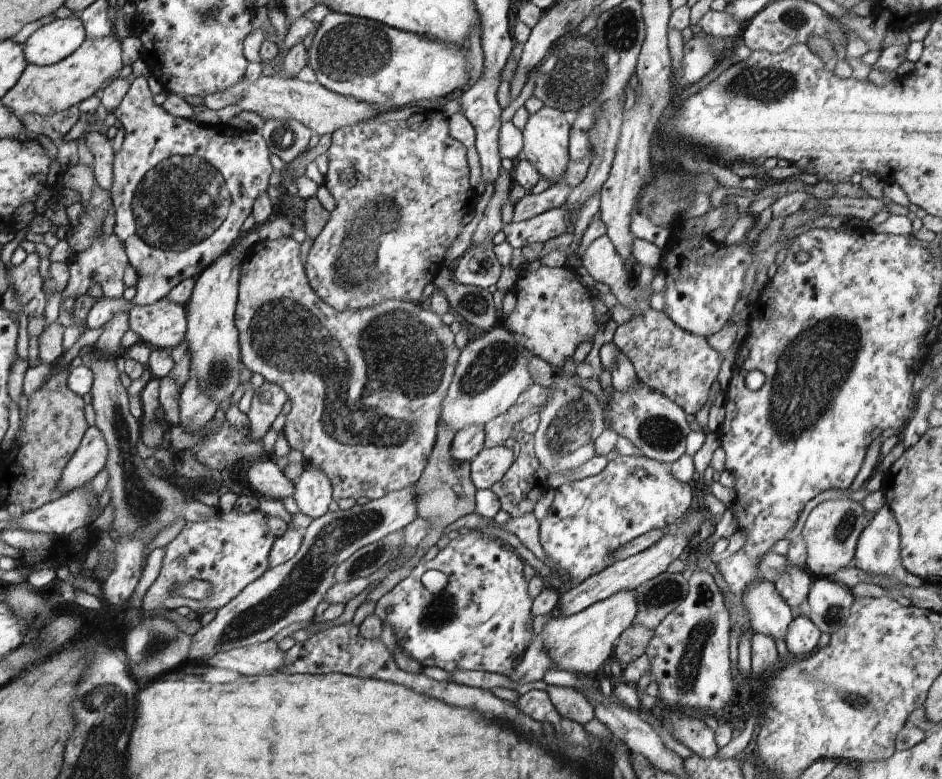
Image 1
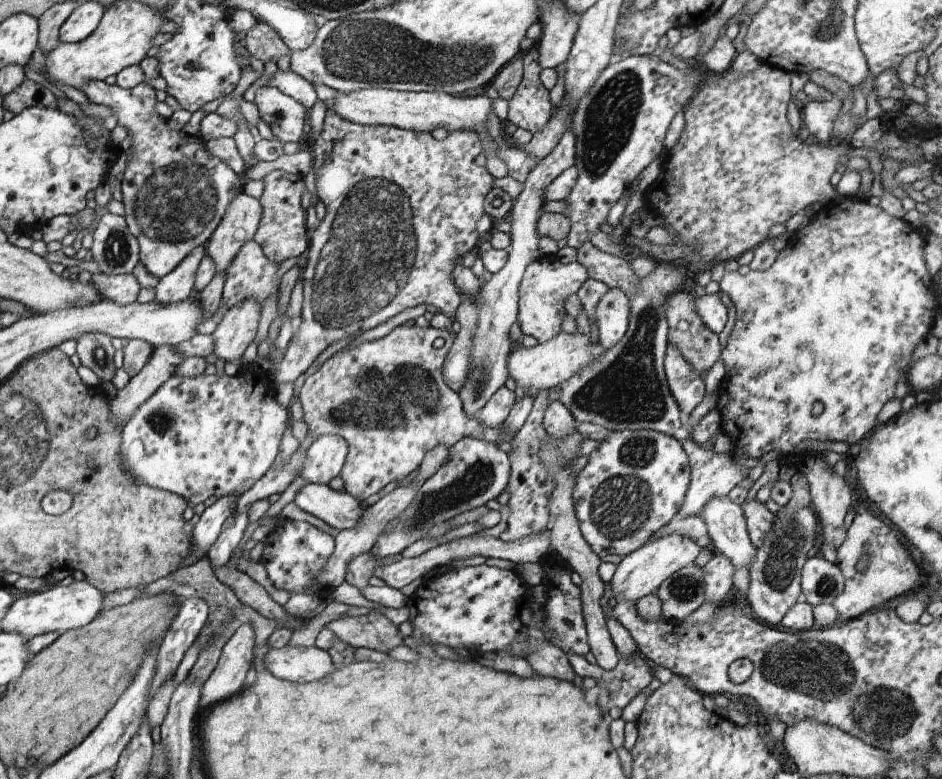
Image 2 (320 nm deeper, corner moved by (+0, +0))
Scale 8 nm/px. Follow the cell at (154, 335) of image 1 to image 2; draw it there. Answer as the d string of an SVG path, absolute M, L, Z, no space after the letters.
M206 244L194 247L190 255L170 274L163 276L155 287L155 300L177 303L195 294L195 280L201 260L207 255Z

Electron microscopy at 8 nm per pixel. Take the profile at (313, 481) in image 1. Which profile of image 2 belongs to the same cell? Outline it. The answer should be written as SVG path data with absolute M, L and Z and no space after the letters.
M324 433L307 450L301 476L307 483L327 485L338 476L345 463L349 444L343 436Z

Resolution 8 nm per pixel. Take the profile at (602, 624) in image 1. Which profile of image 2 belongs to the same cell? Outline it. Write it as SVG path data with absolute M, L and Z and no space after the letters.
M671 533L646 543L627 554L619 564L611 568L609 579L614 594L612 604L620 601L632 601L636 604L642 597L656 592L664 580L670 578L687 564L694 563L702 549L701 544L696 539L679 533Z

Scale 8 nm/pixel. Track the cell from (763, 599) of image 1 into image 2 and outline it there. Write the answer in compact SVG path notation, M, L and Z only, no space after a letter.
M727 496L712 497L703 506L701 517L706 523L706 528L711 538L711 547L715 552L726 555L736 569L744 568L745 566L749 570L756 547L749 539L742 506L732 502Z

